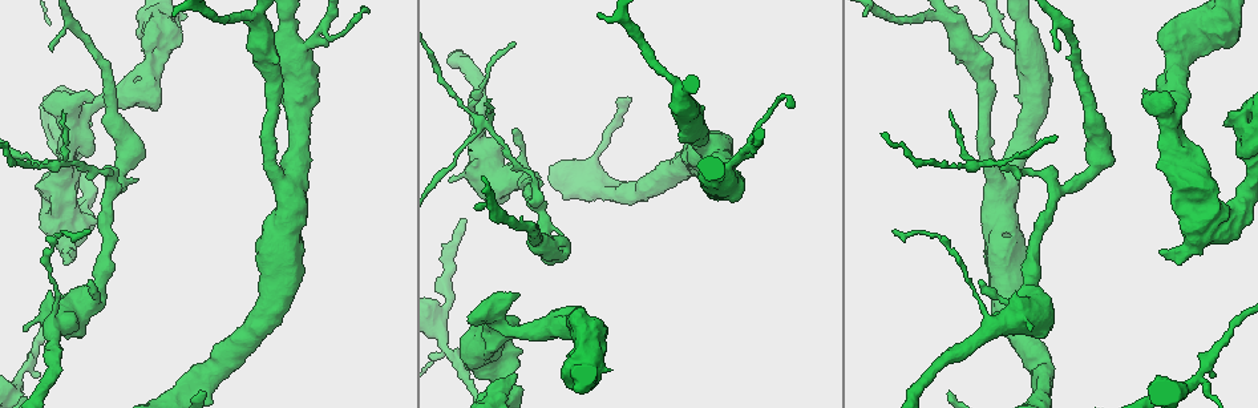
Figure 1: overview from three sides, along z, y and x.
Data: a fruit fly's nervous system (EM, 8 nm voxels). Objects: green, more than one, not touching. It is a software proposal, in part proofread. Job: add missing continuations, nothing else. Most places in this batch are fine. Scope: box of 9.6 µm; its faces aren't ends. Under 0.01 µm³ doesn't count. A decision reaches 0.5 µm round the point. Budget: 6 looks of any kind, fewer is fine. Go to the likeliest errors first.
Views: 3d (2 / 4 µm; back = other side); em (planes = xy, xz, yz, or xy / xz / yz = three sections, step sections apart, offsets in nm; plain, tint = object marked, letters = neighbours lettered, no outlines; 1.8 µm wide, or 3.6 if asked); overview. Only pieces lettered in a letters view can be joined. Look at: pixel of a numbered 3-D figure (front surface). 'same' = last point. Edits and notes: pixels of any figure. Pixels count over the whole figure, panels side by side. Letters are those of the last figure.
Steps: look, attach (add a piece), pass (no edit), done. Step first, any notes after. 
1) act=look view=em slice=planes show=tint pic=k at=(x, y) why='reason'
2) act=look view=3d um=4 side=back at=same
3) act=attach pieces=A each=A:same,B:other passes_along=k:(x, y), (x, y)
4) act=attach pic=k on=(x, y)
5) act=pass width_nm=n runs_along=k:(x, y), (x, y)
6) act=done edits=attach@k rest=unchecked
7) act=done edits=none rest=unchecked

act=look view=3d um=4 pic=1 at=(480, 129)

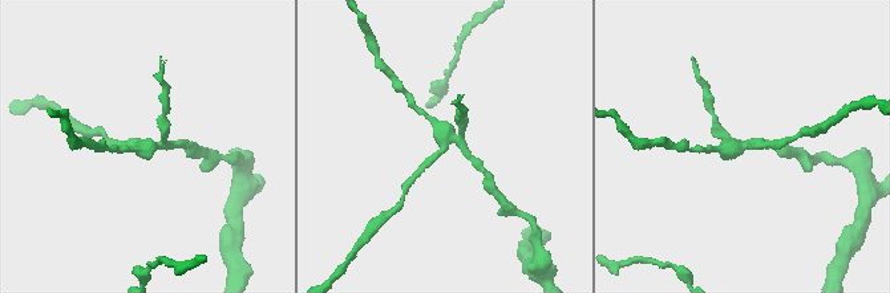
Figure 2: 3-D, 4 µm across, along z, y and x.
act=look view=em slice=planes show=letters pic=2 at=(736, 145)

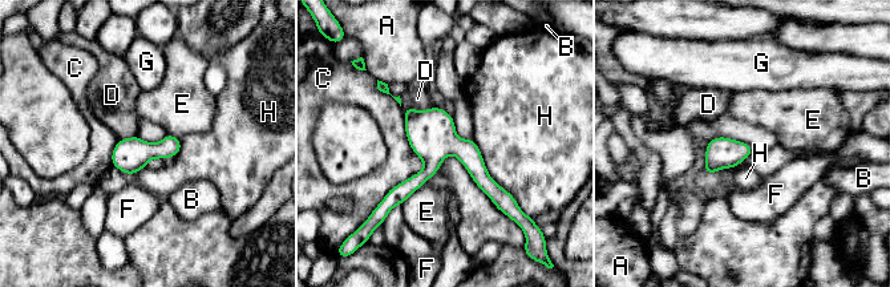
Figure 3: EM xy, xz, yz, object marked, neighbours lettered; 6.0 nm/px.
act=pass each=A:other,B:other,C:other,D:other,E:other,F:other,G:other,H:other found='no lettered piece goes on from it'

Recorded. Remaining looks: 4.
act=look view=3d um=4 pic=1 at=(155, 85) why='abrupt turn'

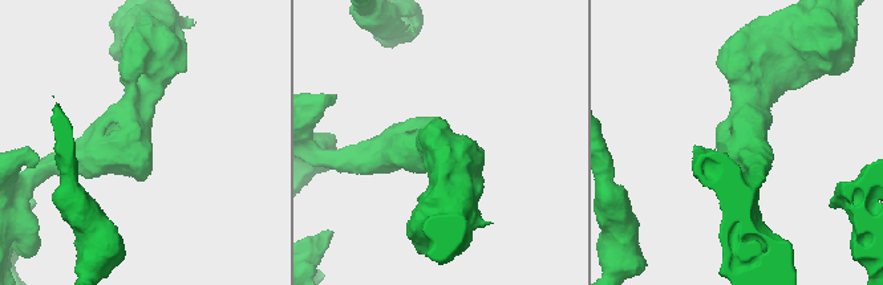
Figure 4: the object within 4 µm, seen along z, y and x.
act=look view=em slice=yz step=4 show=letters pic=4 at=(143, 143) why='now the EM'

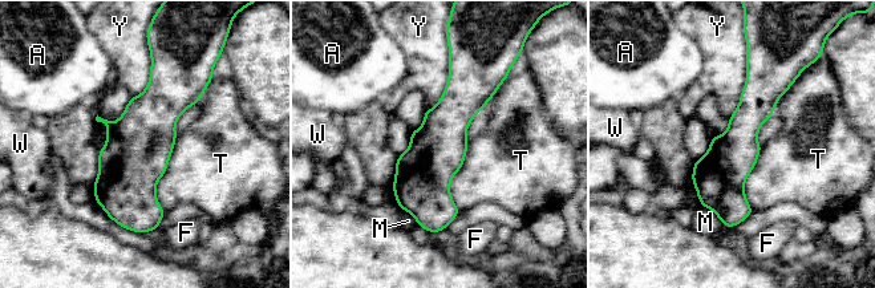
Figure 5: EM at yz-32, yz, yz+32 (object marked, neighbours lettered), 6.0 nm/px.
act=look view=em slice=planes show=letters at=same why='cut it another way'

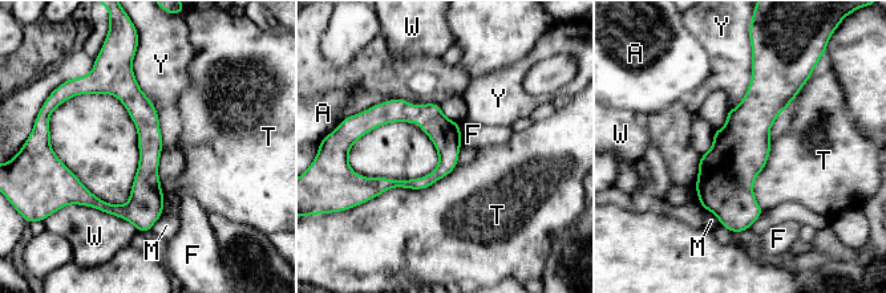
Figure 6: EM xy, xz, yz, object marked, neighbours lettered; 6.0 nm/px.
act=pass width_nm=140 each=A:other,F:other,M:other,T:other,W:other,Y:other border=6:(458, 123), (462, 143) found='no lettered piece goes on from it'

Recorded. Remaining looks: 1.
act=look view=em um=3.6 slice=planes show=letters pic=1 at=(185, 17) why='thick end'

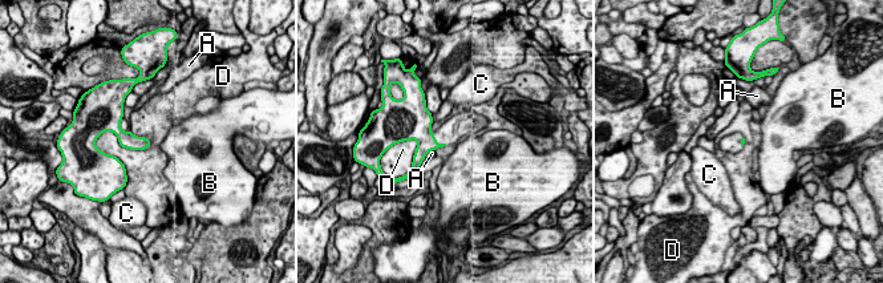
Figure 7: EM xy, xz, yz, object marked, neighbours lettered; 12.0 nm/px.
act=pass each=A:other,B:other,C:other,D:other border=7:(104, 130), (125, 148), (146, 149) found='none of them fits'

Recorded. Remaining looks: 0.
act=done edits=none rest=unchecked

